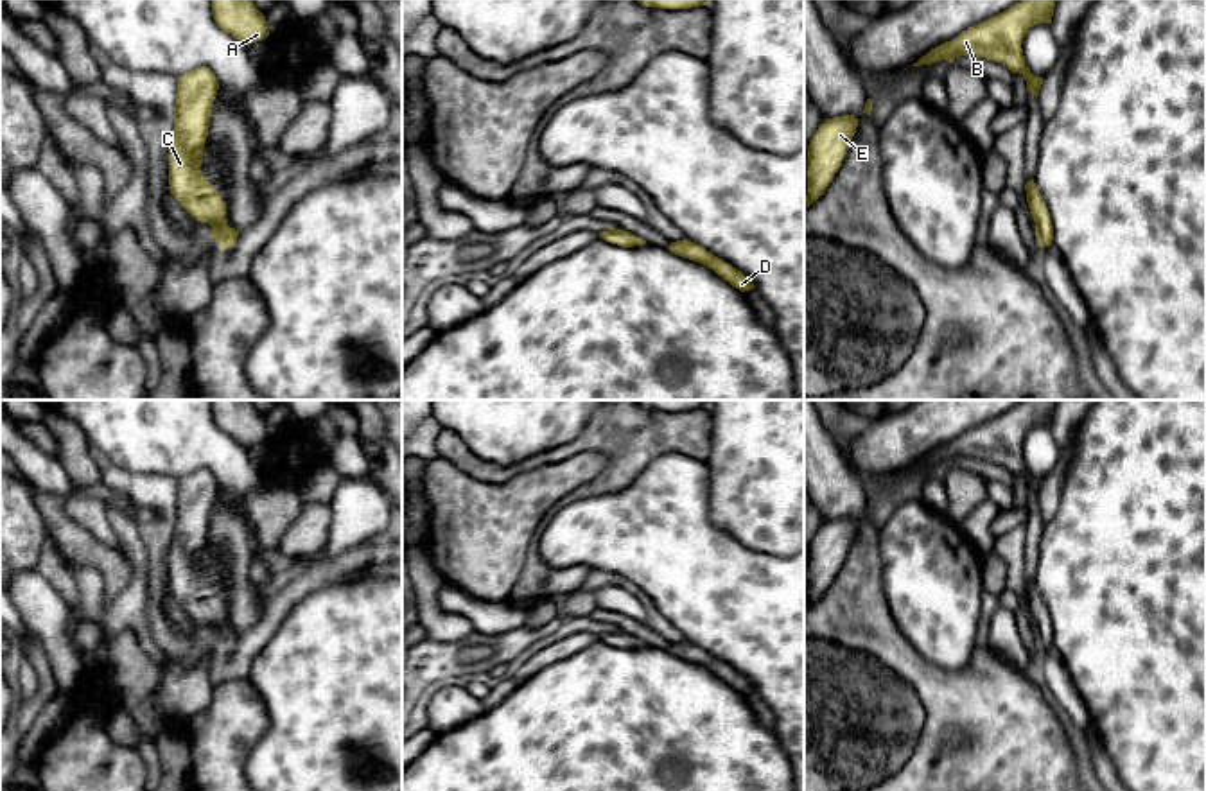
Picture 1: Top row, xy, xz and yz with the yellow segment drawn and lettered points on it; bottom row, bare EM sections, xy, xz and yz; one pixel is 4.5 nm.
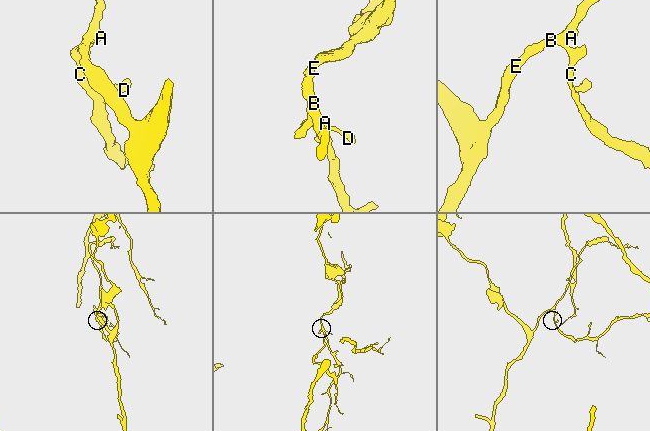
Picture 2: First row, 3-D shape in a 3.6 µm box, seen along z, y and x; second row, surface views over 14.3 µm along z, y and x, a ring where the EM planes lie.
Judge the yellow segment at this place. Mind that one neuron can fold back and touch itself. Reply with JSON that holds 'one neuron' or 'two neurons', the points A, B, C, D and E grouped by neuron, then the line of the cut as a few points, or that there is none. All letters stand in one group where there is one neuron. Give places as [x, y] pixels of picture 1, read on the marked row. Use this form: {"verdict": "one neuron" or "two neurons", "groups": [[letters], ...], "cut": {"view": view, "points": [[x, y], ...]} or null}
{"verdict": "two neurons", "groups": [["A", "B", "C", "E"], ["D"]], "cut": {"view": "xy", "points": [[225, 217], [209, 223]]}}

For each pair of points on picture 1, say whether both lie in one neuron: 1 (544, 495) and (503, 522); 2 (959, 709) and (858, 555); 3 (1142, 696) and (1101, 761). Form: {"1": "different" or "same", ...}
{"1": "same", "2": "same", "3": "different"}

